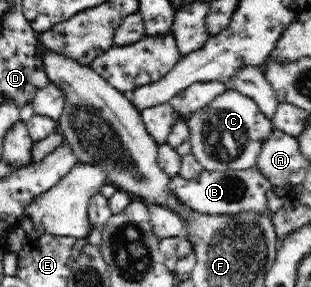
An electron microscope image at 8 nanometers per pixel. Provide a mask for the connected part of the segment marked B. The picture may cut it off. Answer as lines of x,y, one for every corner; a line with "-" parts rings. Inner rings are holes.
251,166
248,170
225,170
225,172
203,172
193,180
183,179
176,175
171,177
171,193
181,201
187,209
199,214
213,216
236,215
239,213
271,214
268,208
268,190
272,188
269,180
259,171
259,167

